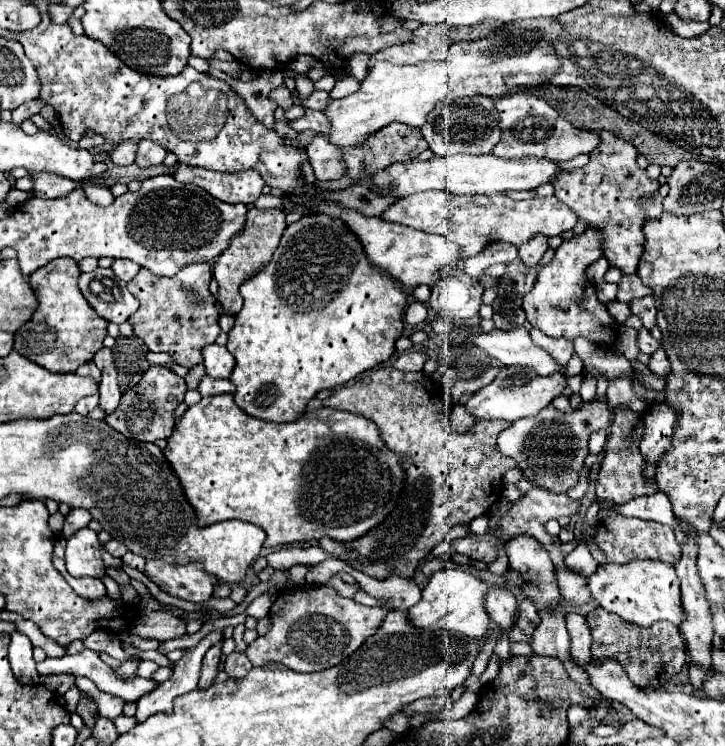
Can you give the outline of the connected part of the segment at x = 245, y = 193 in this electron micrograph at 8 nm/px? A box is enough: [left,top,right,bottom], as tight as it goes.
[174,164,264,204]

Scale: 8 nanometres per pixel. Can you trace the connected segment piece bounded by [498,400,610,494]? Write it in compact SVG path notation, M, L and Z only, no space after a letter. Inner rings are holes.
M592 400L582 404L572 414L560 412L554 406L546 406L536 418L522 418L512 422L498 436L498 450L514 458L524 478L532 480L534 486L546 488L554 494L566 494L580 480L584 460L588 452L588 438L592 432L606 428L610 422L608 404L602 400Z

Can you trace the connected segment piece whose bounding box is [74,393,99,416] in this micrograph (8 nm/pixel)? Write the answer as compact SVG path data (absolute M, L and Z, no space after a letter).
M96 393L92 396L88 396L80 399L74 408L75 412L80 412L82 416L86 416L90 410L94 410L99 404L99 394Z

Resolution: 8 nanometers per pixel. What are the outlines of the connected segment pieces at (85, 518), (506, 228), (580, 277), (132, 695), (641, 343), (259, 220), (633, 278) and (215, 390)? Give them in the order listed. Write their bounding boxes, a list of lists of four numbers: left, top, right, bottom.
[[62,508,92,538],[380,190,578,258],[524,226,616,344],[38,650,158,702],[638,328,660,354],[214,208,286,314],[616,274,652,302],[198,376,236,396]]

